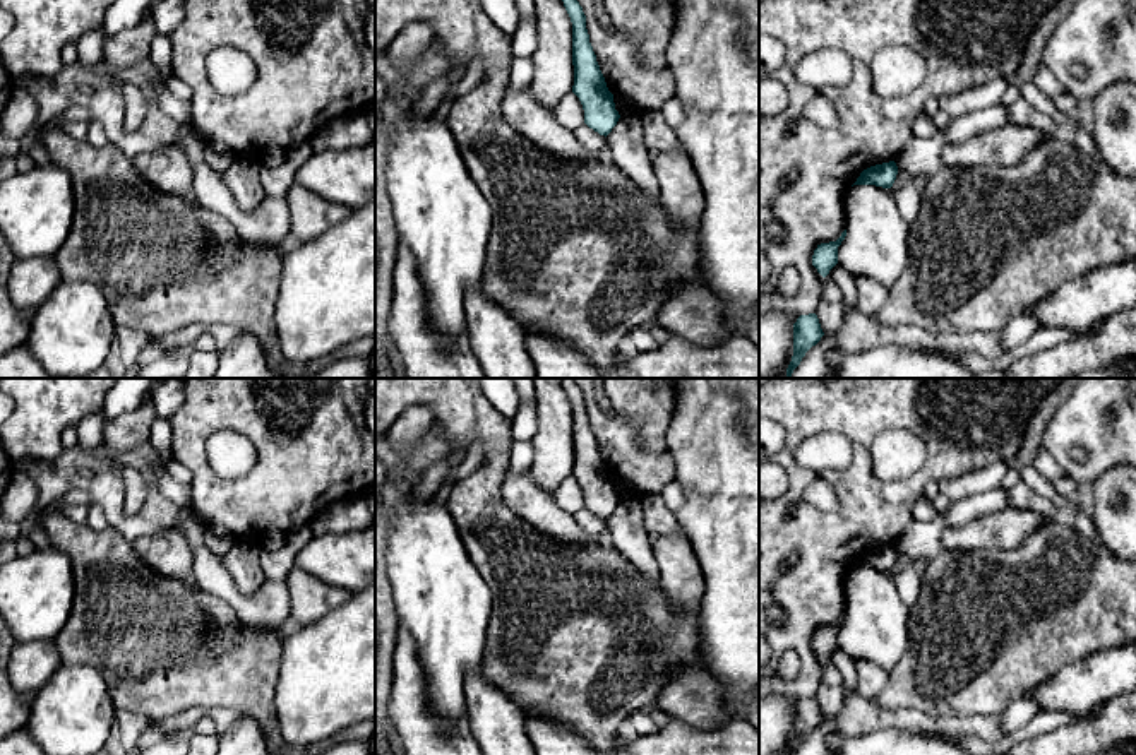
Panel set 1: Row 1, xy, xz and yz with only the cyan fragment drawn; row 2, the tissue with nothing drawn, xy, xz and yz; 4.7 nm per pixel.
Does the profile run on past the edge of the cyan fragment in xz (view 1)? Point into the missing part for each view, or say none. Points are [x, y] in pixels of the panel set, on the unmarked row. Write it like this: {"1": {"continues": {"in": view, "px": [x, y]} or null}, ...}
{"1": {"continues": null}}

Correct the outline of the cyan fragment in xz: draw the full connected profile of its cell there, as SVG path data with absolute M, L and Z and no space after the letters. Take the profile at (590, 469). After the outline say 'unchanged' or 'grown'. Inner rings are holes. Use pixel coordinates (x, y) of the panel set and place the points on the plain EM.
M564 378L562 385L572 406L572 476L583 488L584 507L600 519L607 520L617 508L620 498L615 493L613 478L607 471L589 426L583 390L574 378Z; unchanged

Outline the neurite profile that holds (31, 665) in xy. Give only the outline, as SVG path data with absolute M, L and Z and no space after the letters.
M55 640L15 644L7 664L12 687L33 697L62 666Z

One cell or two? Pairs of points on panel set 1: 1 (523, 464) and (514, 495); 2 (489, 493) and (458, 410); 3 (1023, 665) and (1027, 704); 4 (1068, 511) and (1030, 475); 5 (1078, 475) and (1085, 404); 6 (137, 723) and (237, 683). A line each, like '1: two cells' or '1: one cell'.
1: two cells
2: one cell
3: two cells
4: one cell
5: one cell
6: two cells

